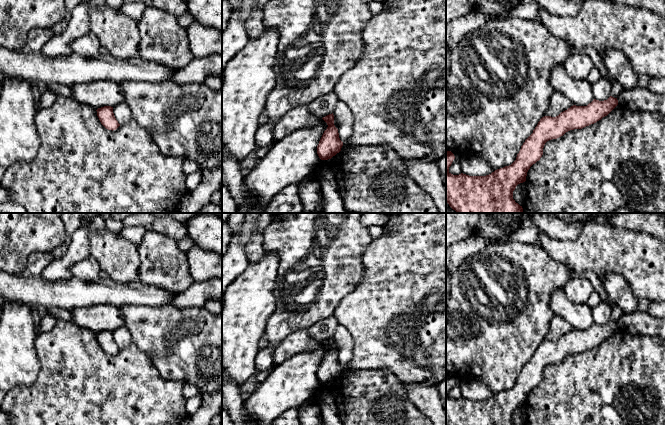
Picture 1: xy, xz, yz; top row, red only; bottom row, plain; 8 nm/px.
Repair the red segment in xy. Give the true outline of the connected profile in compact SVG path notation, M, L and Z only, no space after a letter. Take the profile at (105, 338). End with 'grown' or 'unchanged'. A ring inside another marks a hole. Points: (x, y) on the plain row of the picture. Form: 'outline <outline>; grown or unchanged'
outline M104 330L104 331L98 332L96 335L101 348L106 353L113 355L120 350L120 348L118 347L118 345L114 340L113 331Z; unchanged

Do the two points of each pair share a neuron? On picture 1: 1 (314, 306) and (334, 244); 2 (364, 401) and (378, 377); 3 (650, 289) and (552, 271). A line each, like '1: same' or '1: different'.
1: same
2: same
3: different

